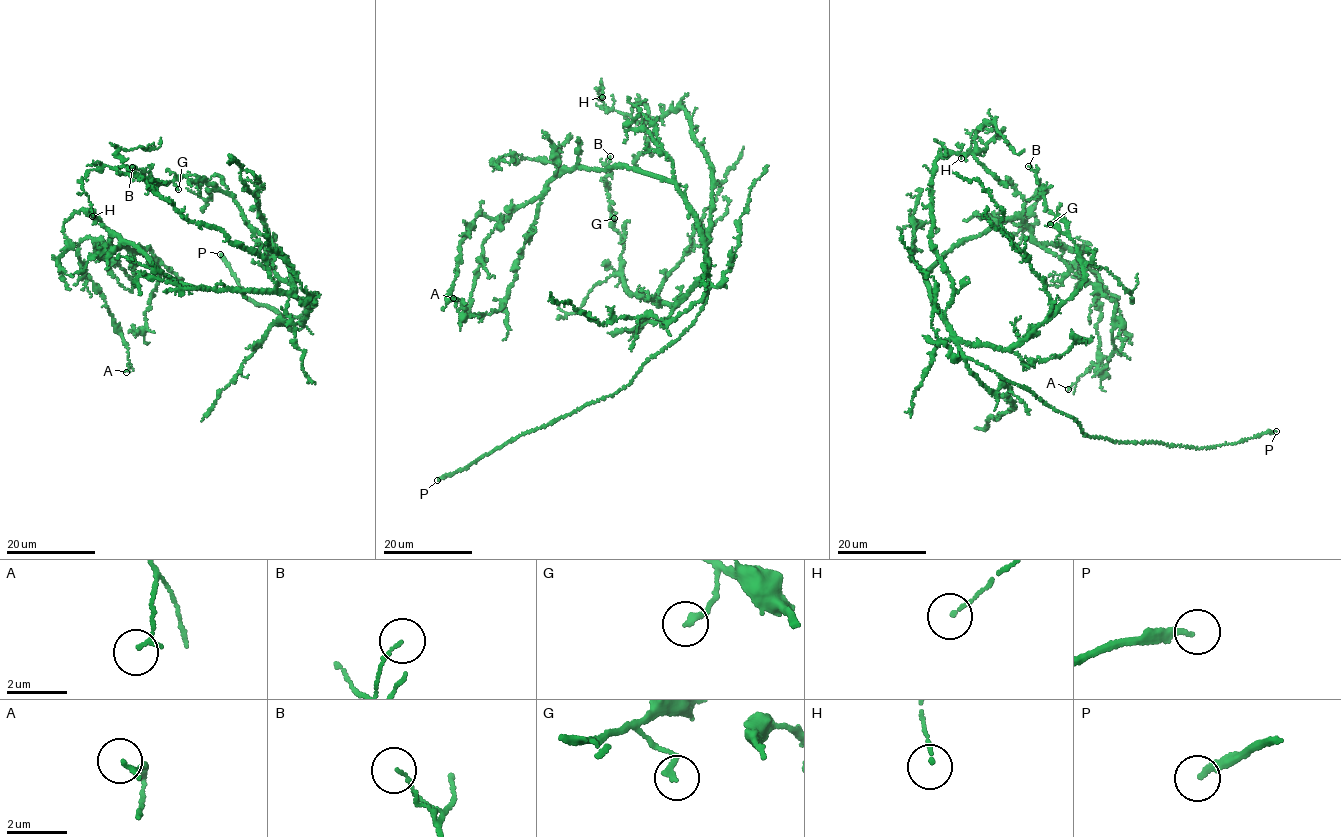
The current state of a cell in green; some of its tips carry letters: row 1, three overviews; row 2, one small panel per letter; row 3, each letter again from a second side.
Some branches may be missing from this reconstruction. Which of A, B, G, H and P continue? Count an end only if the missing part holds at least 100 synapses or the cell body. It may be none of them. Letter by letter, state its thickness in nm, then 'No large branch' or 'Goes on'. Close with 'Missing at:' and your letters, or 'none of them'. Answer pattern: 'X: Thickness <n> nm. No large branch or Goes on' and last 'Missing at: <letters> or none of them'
A: Thickness 150 nm. No large branch
B: Thickness 110 nm. No large branch
G: Thickness 180 nm. No large branch
H: Thickness 100 nm. No large branch
P: Thickness 180 nm. Goes on
Missing at: P

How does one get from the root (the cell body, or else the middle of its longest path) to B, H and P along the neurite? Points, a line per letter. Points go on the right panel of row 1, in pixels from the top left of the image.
B: (933, 297), (957, 339), (1001, 348), (1077, 289), (1076, 246), (1028, 166)
H: (933, 297), (944, 318), (953, 288), (931, 240), (936, 161), (984, 150), (999, 133), (973, 131), (961, 158)
P: (933, 297), (964, 356), (1073, 418), (1082, 432), (1090, 437), (1198, 448), (1276, 431)

